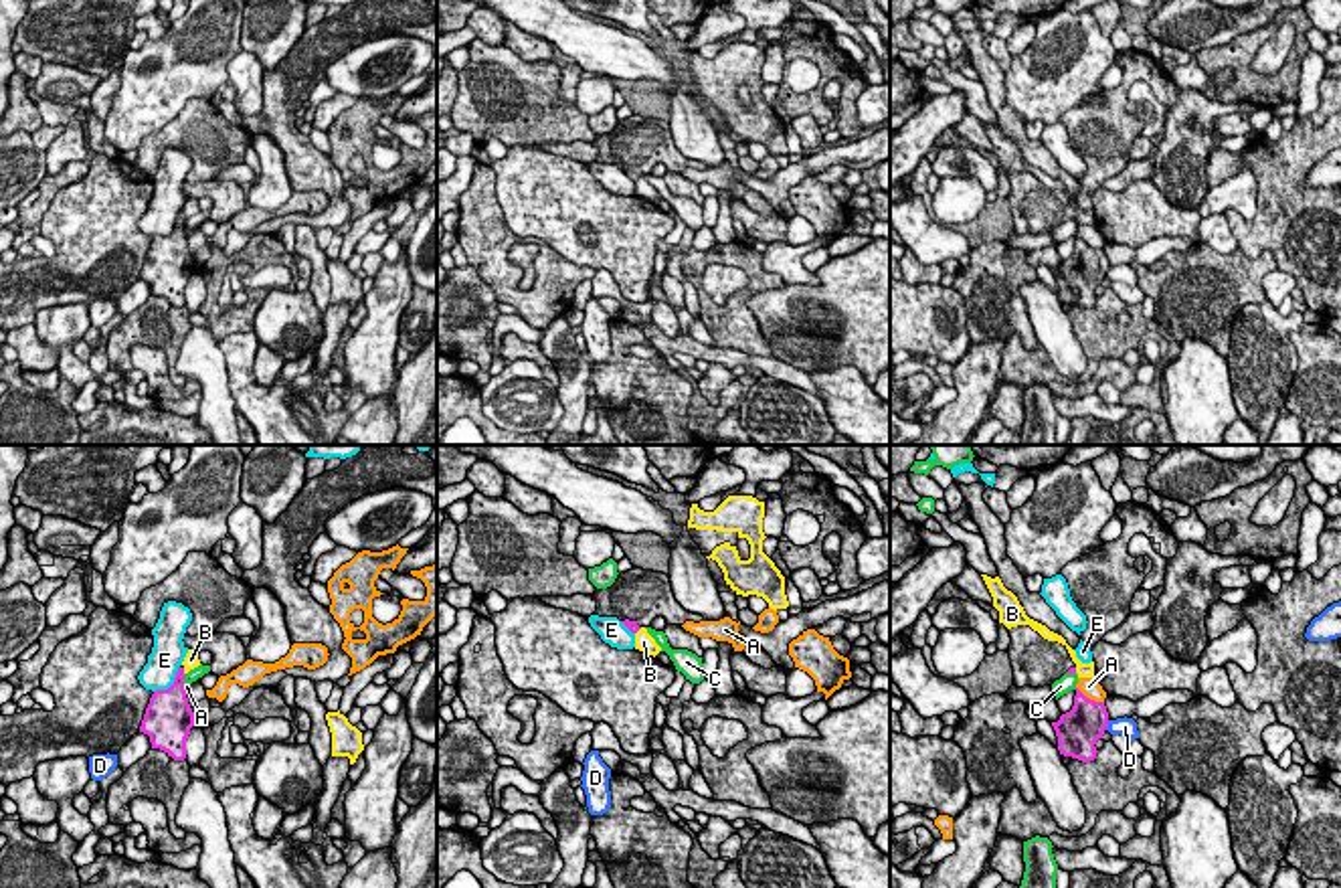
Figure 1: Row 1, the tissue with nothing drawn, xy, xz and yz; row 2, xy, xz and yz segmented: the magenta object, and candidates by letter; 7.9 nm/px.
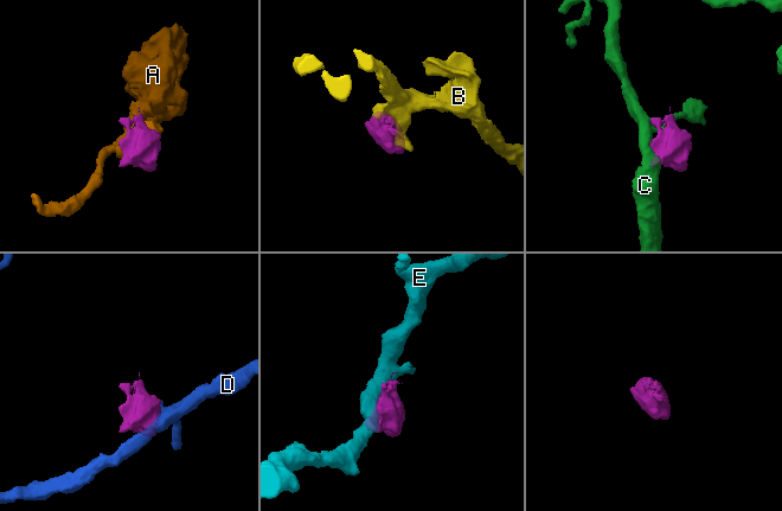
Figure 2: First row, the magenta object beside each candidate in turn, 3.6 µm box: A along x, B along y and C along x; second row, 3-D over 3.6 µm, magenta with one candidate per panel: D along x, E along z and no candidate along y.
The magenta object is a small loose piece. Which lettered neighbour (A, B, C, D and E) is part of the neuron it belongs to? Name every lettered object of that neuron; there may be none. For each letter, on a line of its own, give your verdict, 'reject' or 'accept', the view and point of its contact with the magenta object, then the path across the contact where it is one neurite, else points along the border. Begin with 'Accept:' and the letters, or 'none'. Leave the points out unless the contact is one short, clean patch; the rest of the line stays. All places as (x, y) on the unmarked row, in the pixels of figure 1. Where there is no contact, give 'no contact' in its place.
Accept: none
A: reject | yz (1089, 245) | along yz (1077, 233), (1087, 243), (1103, 249)
B: reject | xy (183, 217) | along xy (183, 215), (185, 219)
C: reject | xy (183, 225)
D: reject | yz (1107, 272) | along yz (1109, 268), (1105, 276)
E: reject | xy (172, 231)

